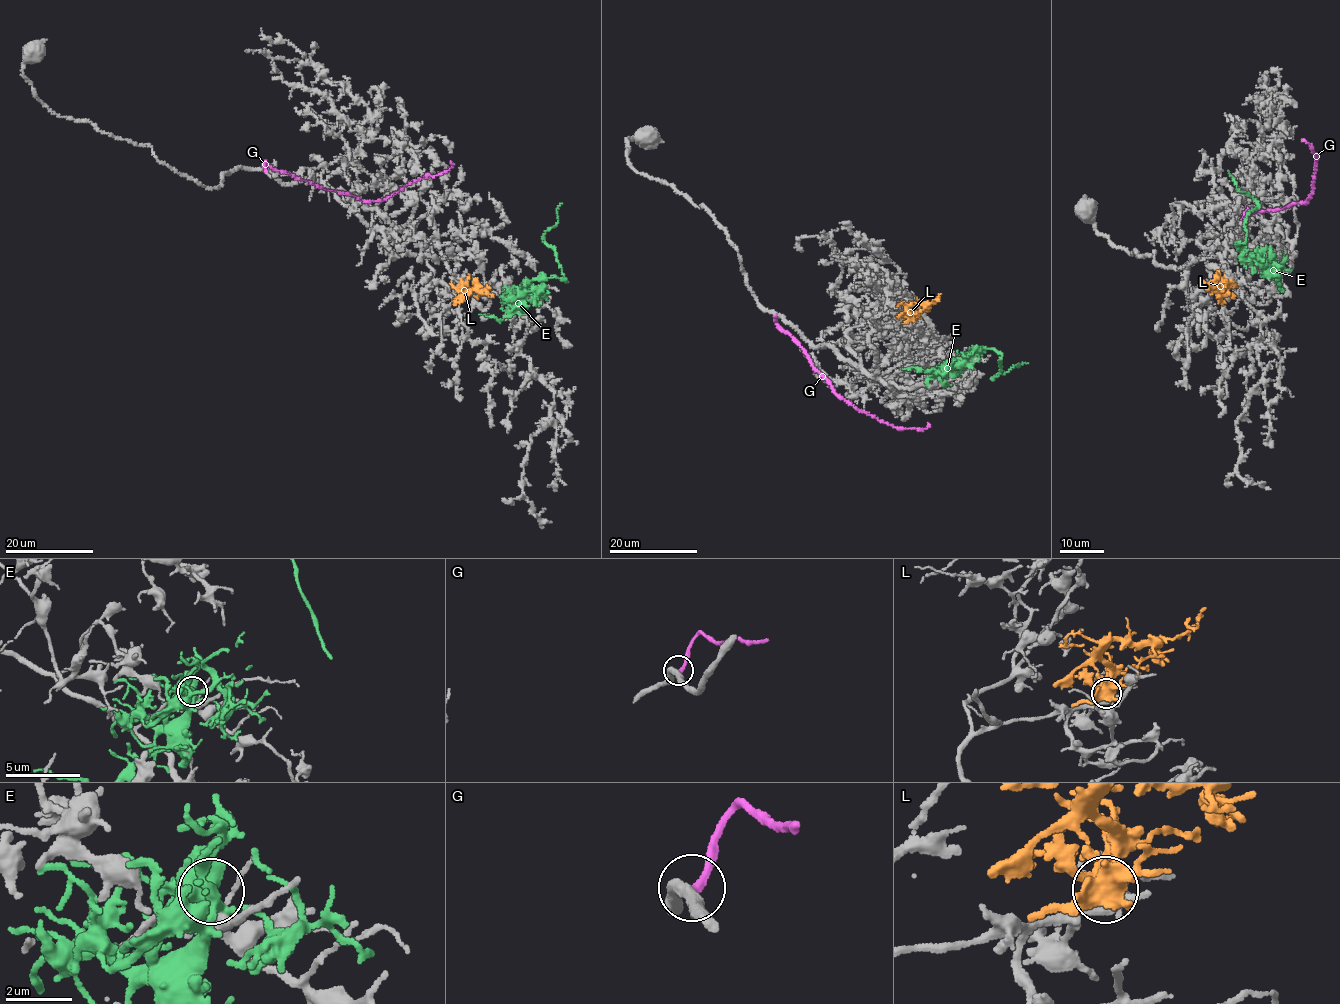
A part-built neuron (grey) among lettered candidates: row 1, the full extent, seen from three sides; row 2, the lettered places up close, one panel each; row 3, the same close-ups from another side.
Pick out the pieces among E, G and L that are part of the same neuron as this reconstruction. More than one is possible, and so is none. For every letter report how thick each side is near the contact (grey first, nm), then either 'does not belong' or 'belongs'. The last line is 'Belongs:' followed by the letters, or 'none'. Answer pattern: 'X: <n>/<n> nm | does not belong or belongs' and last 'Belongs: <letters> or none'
E: 130/480 nm | does not belong
G: 360/240 nm | does not belong
L: 260/460 nm | does not belong
Belongs: none

